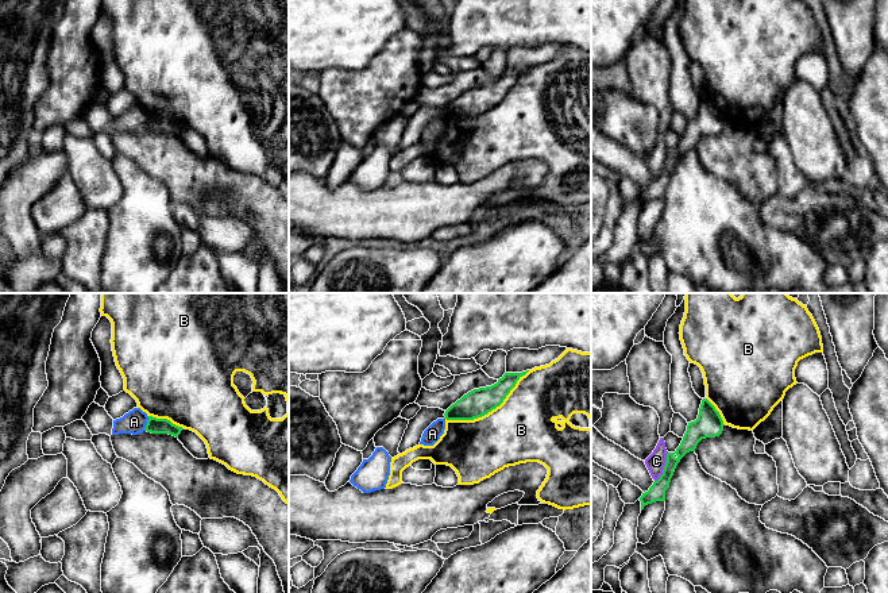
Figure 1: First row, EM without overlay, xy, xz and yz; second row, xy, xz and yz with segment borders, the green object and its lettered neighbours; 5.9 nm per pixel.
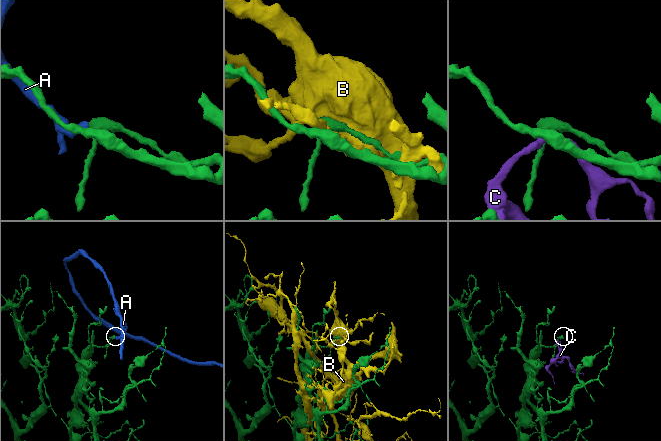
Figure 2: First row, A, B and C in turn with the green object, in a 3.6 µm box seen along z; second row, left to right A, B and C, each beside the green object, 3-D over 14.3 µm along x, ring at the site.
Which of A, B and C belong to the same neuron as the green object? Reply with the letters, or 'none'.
none

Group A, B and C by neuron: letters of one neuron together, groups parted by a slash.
A / B / C

